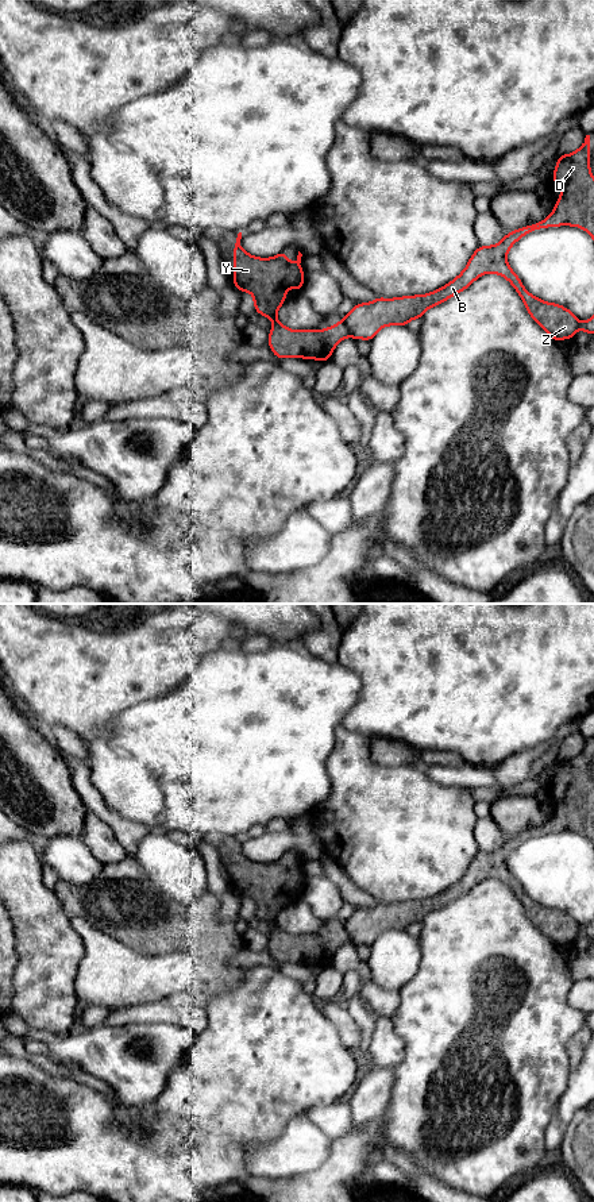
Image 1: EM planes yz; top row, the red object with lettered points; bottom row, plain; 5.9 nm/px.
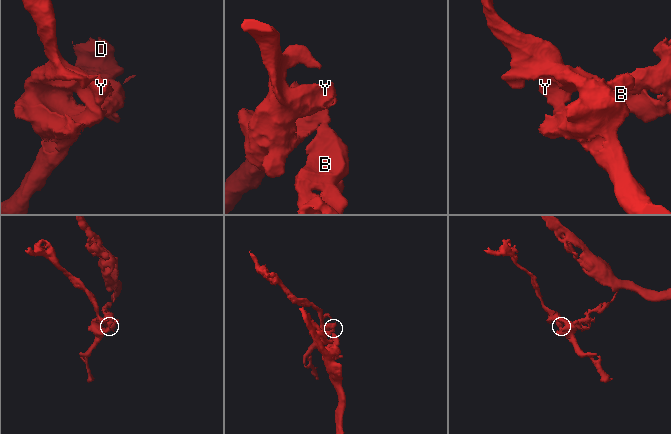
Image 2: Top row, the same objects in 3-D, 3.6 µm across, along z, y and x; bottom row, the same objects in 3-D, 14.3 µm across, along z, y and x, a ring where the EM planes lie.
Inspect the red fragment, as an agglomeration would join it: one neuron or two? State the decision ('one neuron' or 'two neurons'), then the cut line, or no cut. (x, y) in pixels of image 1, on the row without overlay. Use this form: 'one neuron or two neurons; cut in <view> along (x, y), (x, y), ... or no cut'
two neurons; cut in yz along (338, 929), (343, 931), (351, 940)

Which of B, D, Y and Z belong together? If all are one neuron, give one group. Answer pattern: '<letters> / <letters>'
B D Z / Y

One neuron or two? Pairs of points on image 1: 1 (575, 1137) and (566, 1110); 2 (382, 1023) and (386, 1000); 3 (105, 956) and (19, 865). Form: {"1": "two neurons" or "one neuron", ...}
{"1": "two neurons", "2": "two neurons", "3": "two neurons"}

